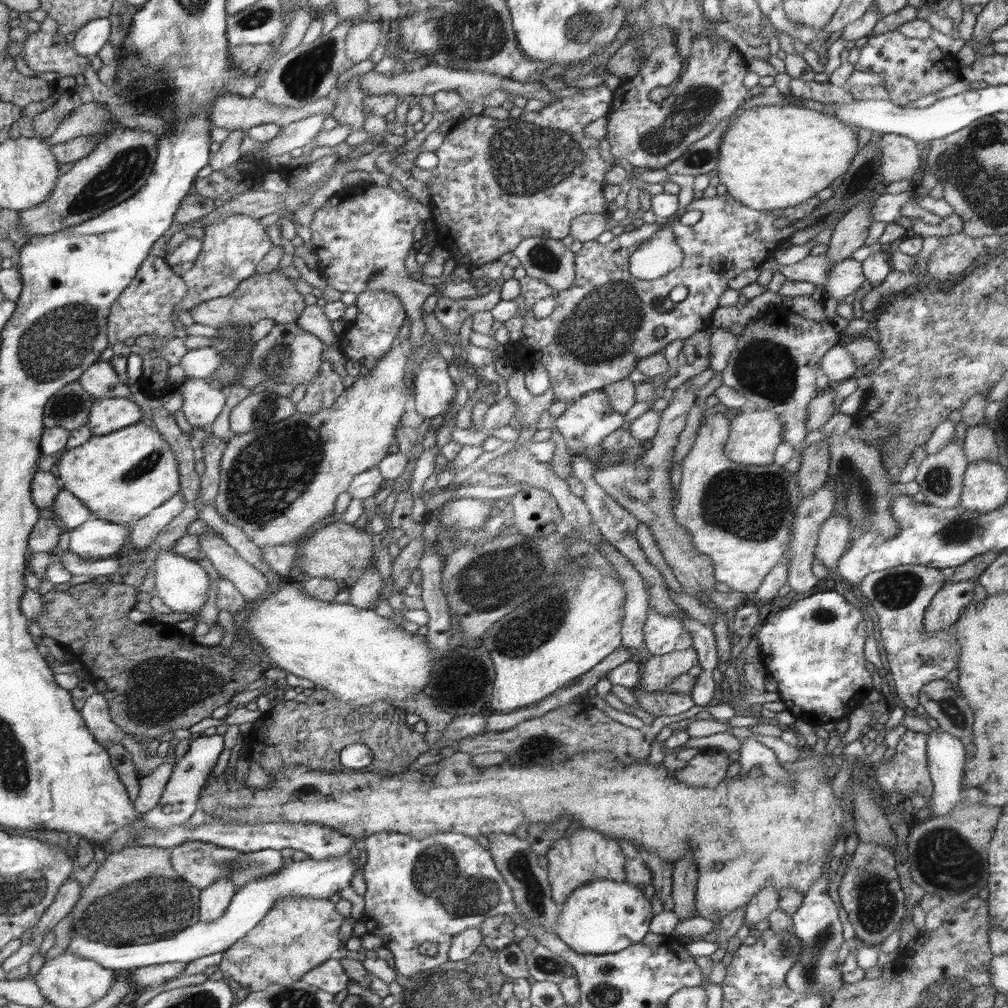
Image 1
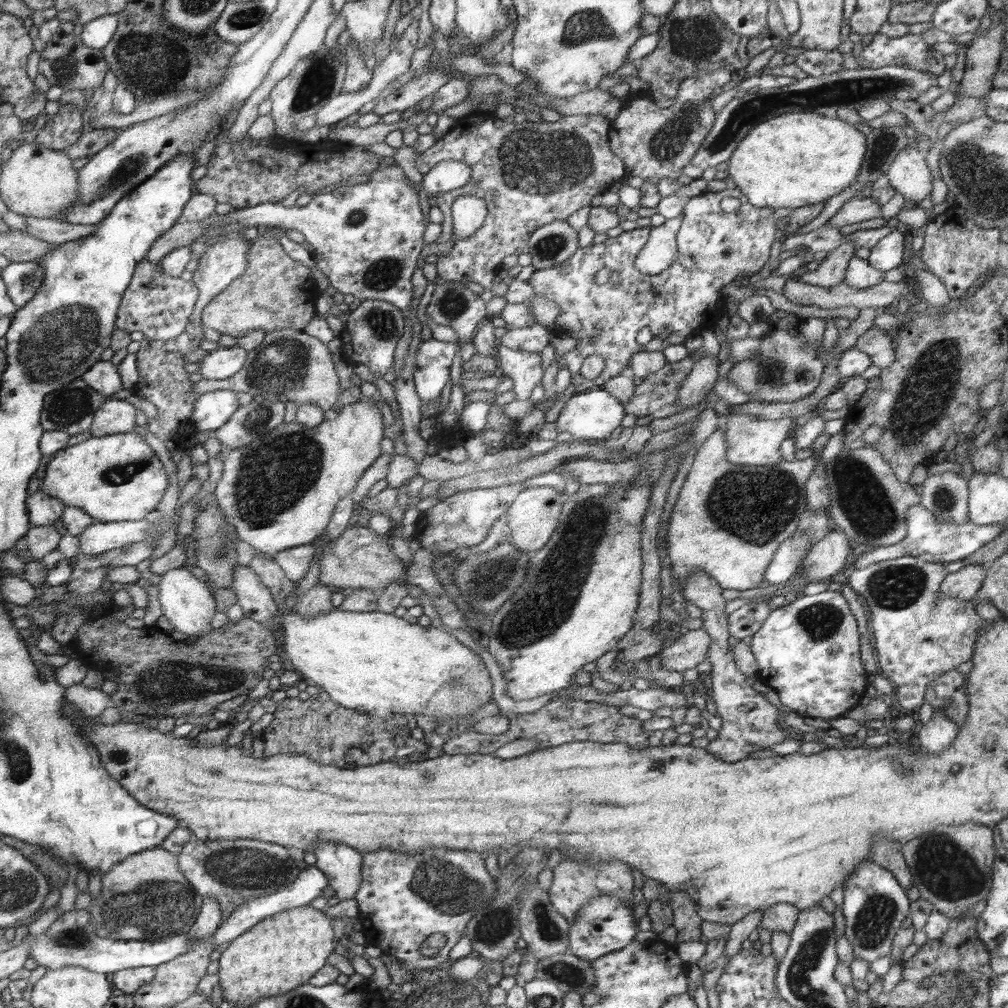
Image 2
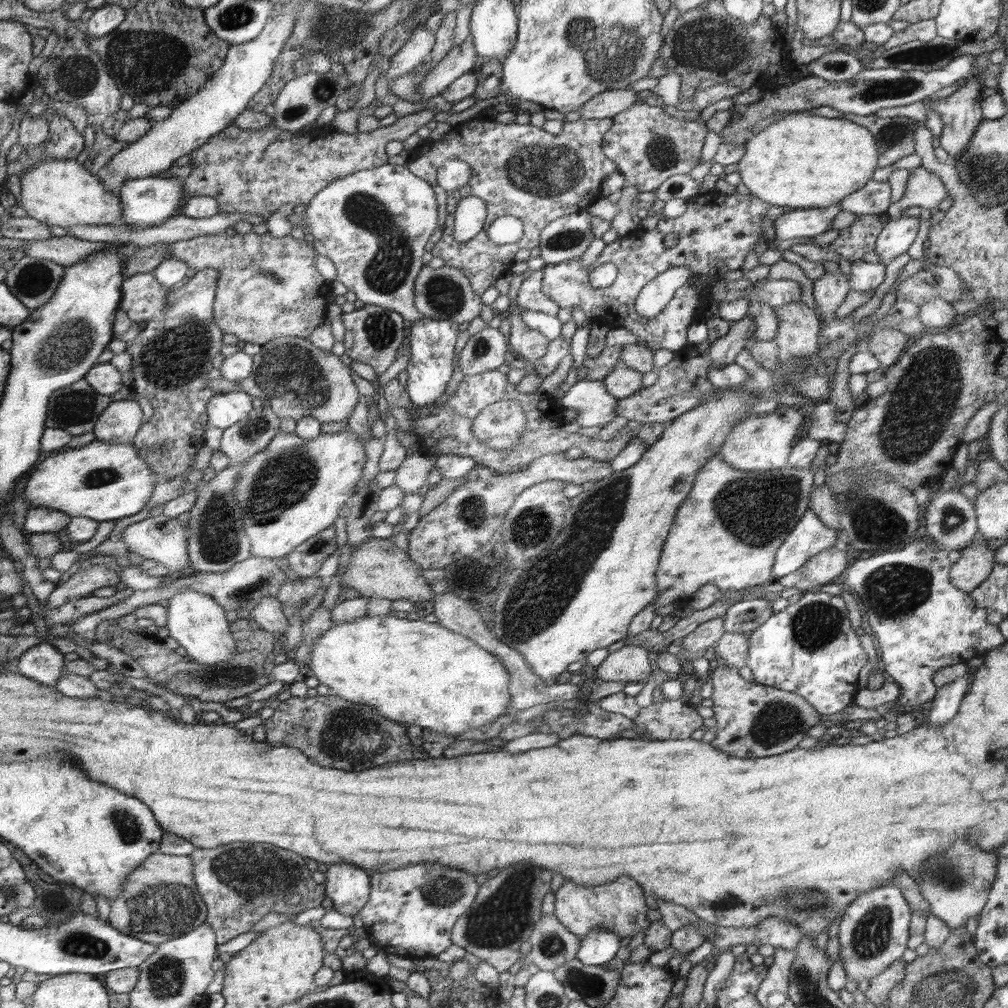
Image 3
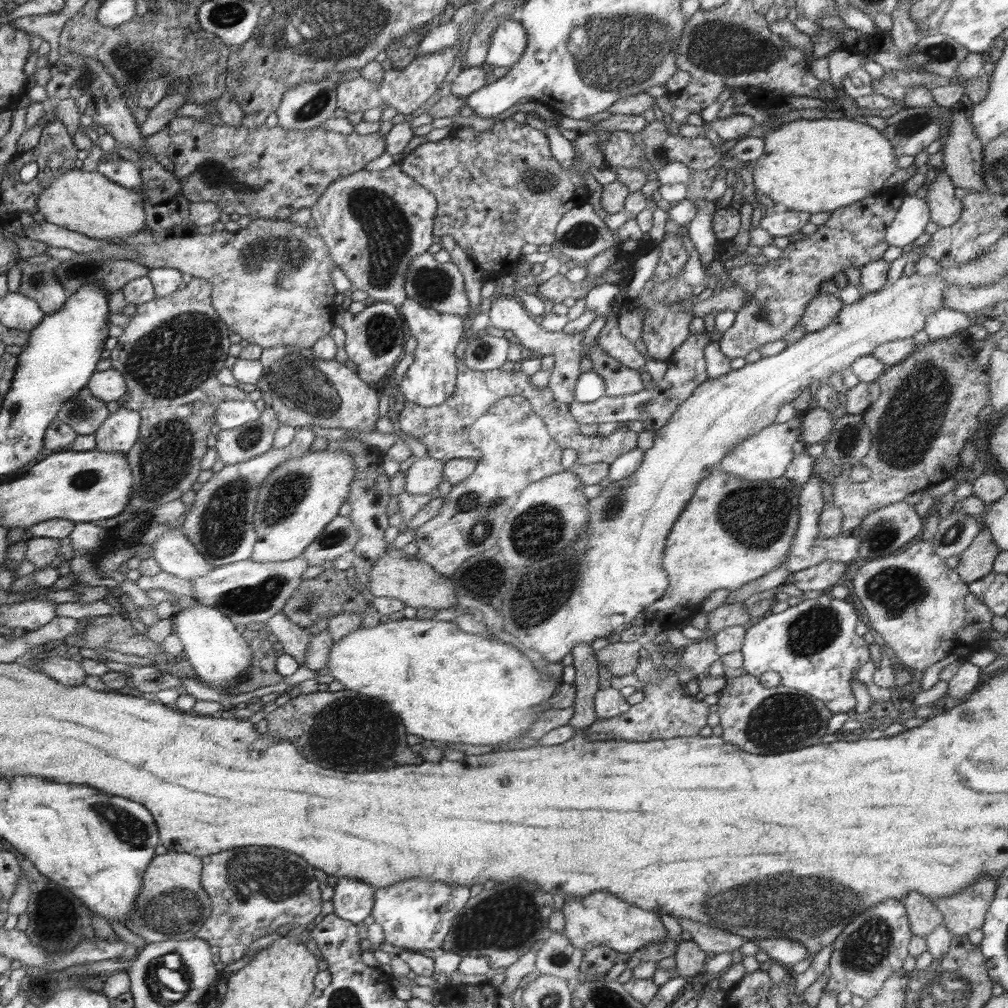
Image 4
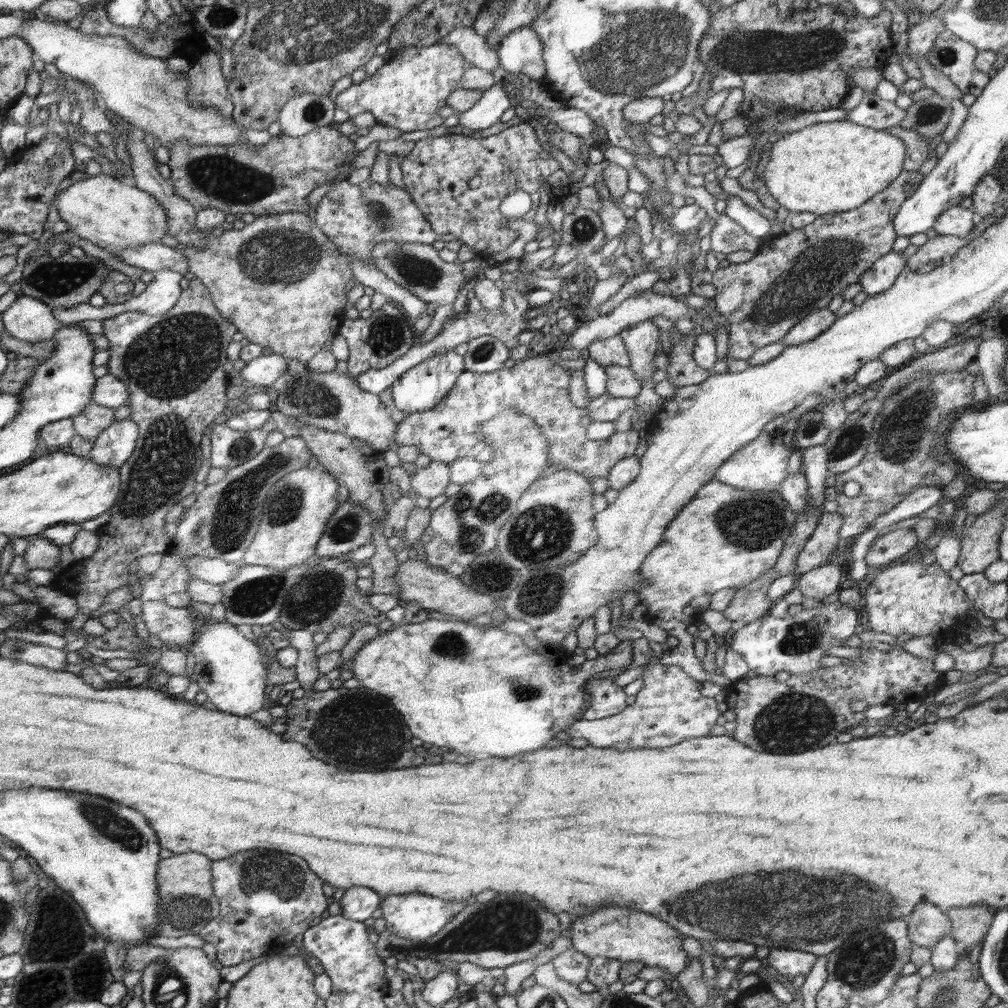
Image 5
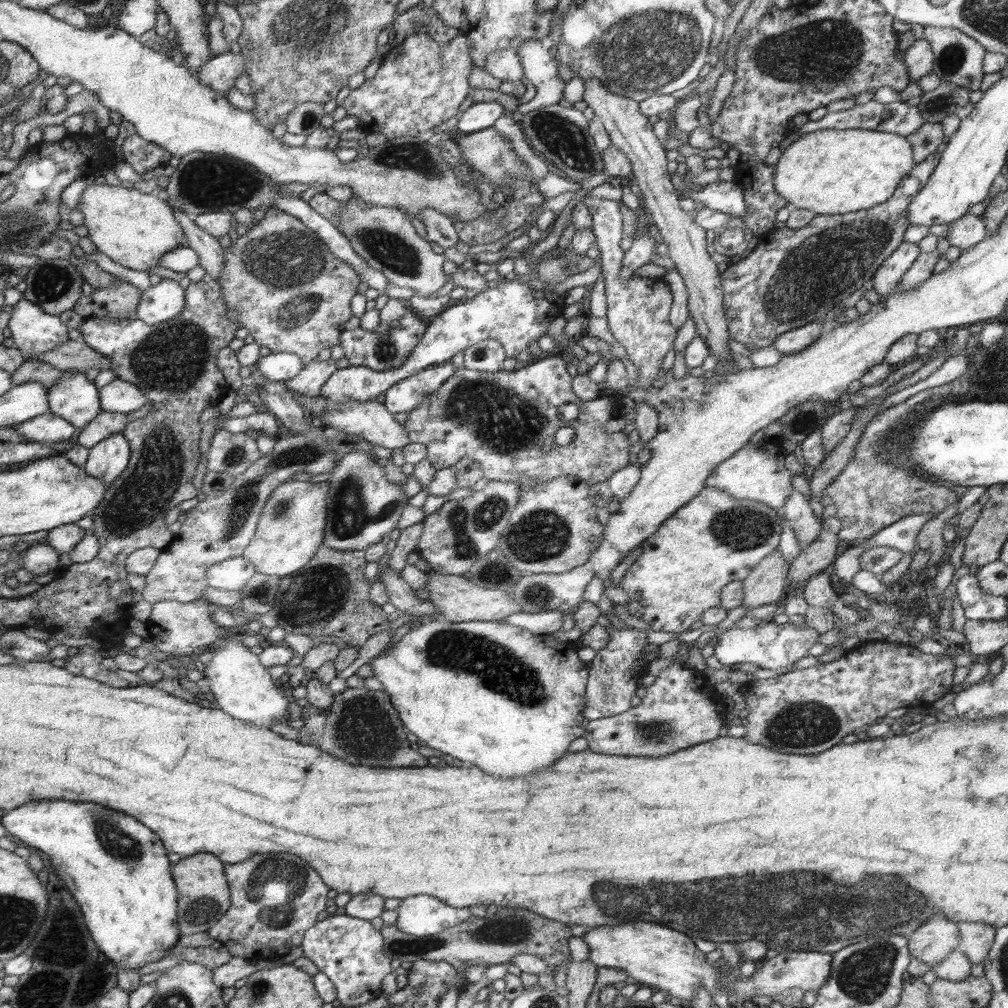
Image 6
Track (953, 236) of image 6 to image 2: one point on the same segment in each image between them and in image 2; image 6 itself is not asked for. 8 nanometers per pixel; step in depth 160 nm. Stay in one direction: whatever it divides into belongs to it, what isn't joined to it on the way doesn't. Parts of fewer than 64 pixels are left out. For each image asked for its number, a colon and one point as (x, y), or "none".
2: (909, 174)
3: (924, 189)
4: (946, 209)
5: (958, 221)

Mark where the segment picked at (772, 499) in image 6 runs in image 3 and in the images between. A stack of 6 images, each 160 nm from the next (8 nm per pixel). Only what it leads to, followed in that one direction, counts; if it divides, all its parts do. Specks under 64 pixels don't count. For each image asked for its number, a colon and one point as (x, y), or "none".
3: (759, 442)
4: (765, 456)
5: (760, 466)

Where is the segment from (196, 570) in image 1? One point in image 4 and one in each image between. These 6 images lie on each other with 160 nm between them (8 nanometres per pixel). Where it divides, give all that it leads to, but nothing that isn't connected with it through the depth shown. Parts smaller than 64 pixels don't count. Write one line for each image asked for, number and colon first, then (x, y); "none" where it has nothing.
2: (186, 602)
3: (198, 623)
4: (220, 656)

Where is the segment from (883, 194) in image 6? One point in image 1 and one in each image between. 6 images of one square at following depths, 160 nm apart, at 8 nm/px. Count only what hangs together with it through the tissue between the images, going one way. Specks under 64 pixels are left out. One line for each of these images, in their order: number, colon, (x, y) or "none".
1: (772, 157)
2: (792, 160)
3: (801, 161)
4: (812, 166)
5: (831, 167)

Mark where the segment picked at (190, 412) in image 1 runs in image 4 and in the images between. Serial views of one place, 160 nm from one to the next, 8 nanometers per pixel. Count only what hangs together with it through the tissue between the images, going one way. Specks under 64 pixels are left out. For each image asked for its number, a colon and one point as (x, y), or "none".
2: (212, 410)
3: (226, 409)
4: (231, 414)

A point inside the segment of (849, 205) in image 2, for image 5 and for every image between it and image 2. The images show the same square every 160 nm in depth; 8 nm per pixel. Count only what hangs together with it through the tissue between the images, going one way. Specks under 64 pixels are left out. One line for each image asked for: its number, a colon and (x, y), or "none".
3: (797, 223)
4: (781, 223)
5: (752, 221)

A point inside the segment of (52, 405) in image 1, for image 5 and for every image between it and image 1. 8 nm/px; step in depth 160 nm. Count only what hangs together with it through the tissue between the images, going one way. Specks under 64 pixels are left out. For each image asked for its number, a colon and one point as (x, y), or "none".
2: (70, 408)
3: (76, 408)
4: (84, 412)
5: (95, 418)

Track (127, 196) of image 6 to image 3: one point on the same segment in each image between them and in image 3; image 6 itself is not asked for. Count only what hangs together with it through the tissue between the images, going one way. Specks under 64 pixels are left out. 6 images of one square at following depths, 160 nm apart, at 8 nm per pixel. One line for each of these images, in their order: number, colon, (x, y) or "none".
3: (57, 192)
4: (89, 203)
5: (108, 212)

